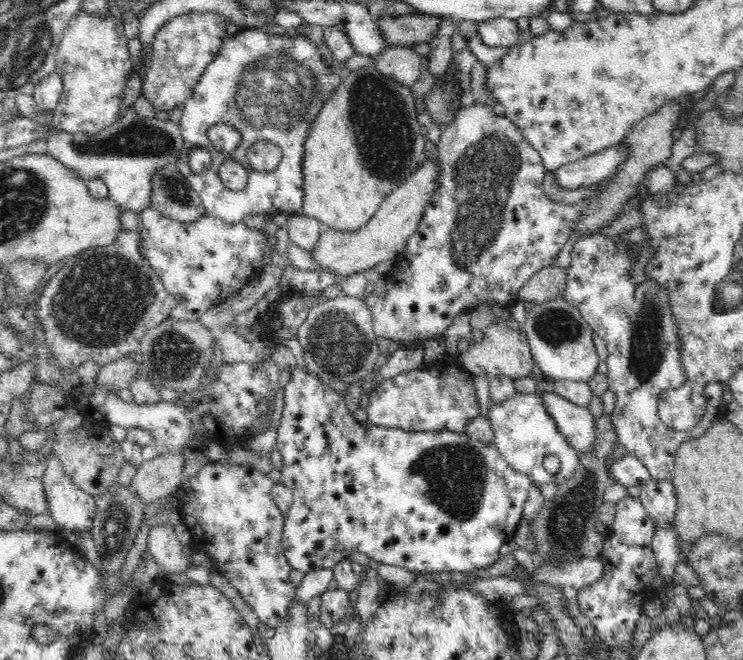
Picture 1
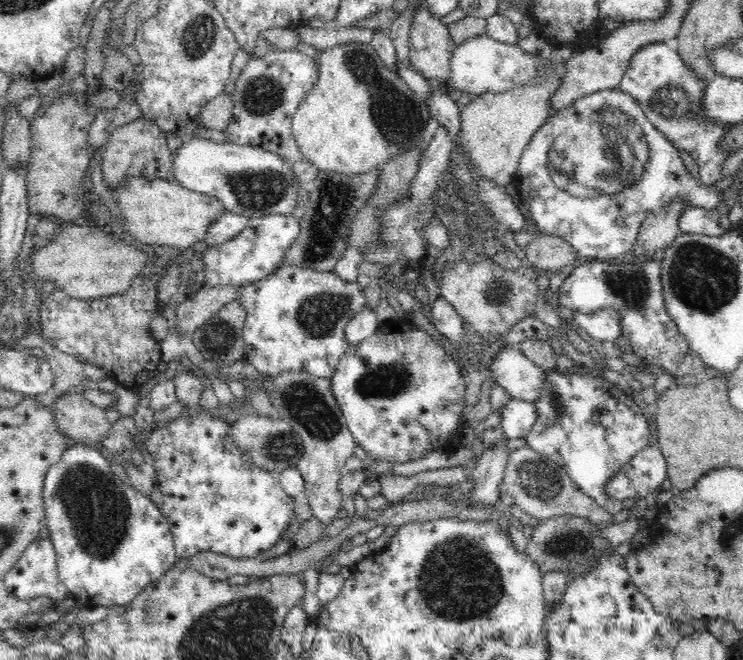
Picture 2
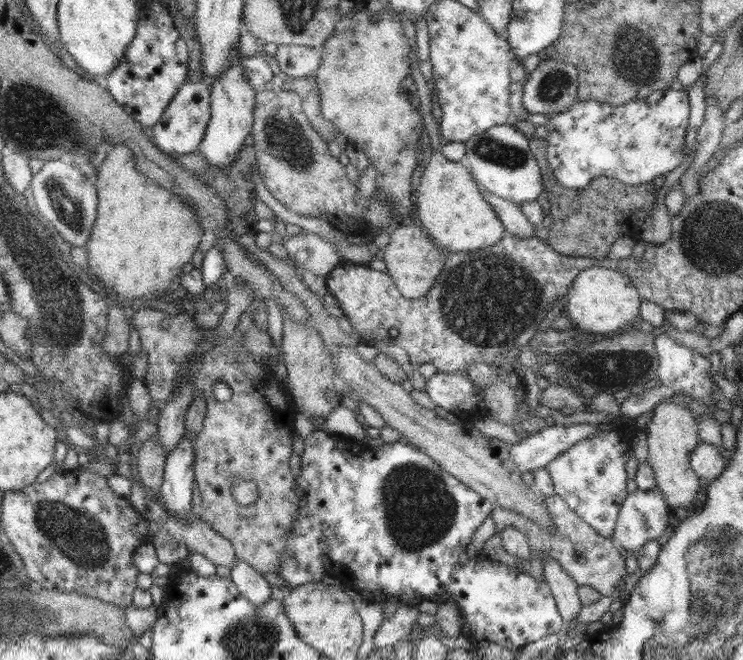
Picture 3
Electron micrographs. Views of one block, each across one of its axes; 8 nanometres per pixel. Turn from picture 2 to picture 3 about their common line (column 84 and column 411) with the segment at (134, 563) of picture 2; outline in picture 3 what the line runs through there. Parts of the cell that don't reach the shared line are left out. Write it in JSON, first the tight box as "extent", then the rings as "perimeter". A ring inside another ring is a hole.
{"extent":[278,431,496,604],"perimeter":[[[314,431],[304,438],[304,453],[302,457],[302,472],[295,478],[296,495],[300,499],[298,512],[295,521],[291,526],[290,532],[286,535],[286,544],[283,548],[282,558],[280,558],[280,568],[278,573],[285,580],[285,591],[279,591],[278,594],[289,592],[292,588],[309,582],[318,582],[324,578],[324,574],[338,578],[342,586],[350,586],[357,590],[358,594],[364,600],[386,600],[390,596],[402,598],[405,603],[414,604],[422,599],[436,601],[440,603],[447,596],[448,584],[452,582],[452,573],[458,565],[460,552],[464,552],[465,546],[472,540],[476,529],[484,522],[484,519],[490,516],[496,506],[491,502],[480,497],[474,490],[462,484],[457,478],[442,470],[436,465],[430,456],[412,445],[400,444],[382,444],[377,449],[370,448],[365,442],[354,441],[341,436],[324,434],[324,432]]]}

